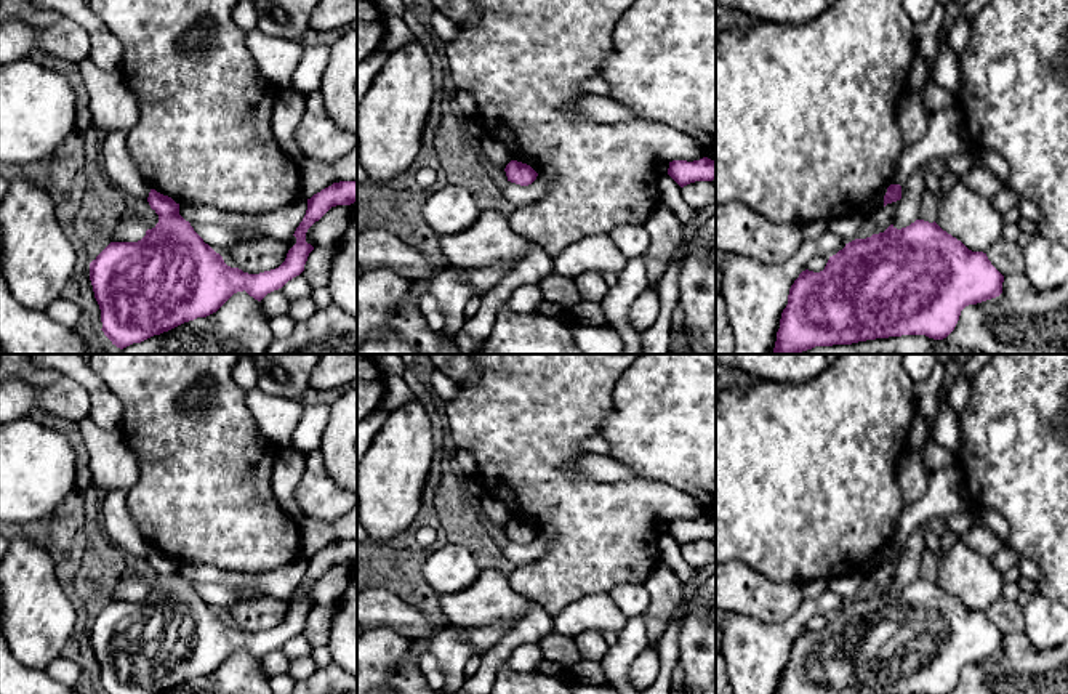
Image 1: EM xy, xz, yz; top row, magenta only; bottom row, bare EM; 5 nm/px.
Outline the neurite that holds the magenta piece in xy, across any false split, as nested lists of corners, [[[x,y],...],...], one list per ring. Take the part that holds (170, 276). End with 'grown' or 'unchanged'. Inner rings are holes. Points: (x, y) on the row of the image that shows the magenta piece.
[[[339,181],[307,199],[307,210],[295,231],[296,244],[288,250],[285,261],[271,271],[248,274],[231,268],[179,215],[179,204],[171,197],[151,189],[147,202],[159,215],[159,223],[146,231],[138,242],[110,242],[91,263],[90,280],[101,309],[104,335],[123,349],[154,335],[168,332],[197,317],[216,313],[234,293],[247,292],[261,301],[267,293],[282,288],[304,271],[309,253],[307,229],[331,207],[357,202],[357,181]]] | unchanged

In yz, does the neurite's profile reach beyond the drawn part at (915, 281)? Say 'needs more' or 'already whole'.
already whole

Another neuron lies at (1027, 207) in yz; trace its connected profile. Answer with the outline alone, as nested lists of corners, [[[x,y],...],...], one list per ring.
[[[1020,196],[1020,202],[1018,202],[1017,208],[1018,208],[1022,218],[1028,218],[1028,220],[1034,221],[1036,224],[1041,223],[1041,212],[1031,199]]]

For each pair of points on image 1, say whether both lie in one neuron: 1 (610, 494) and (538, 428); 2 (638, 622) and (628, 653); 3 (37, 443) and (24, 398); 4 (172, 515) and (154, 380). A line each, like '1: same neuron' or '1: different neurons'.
1: same neuron
2: same neuron
3: different neurons
4: same neuron

